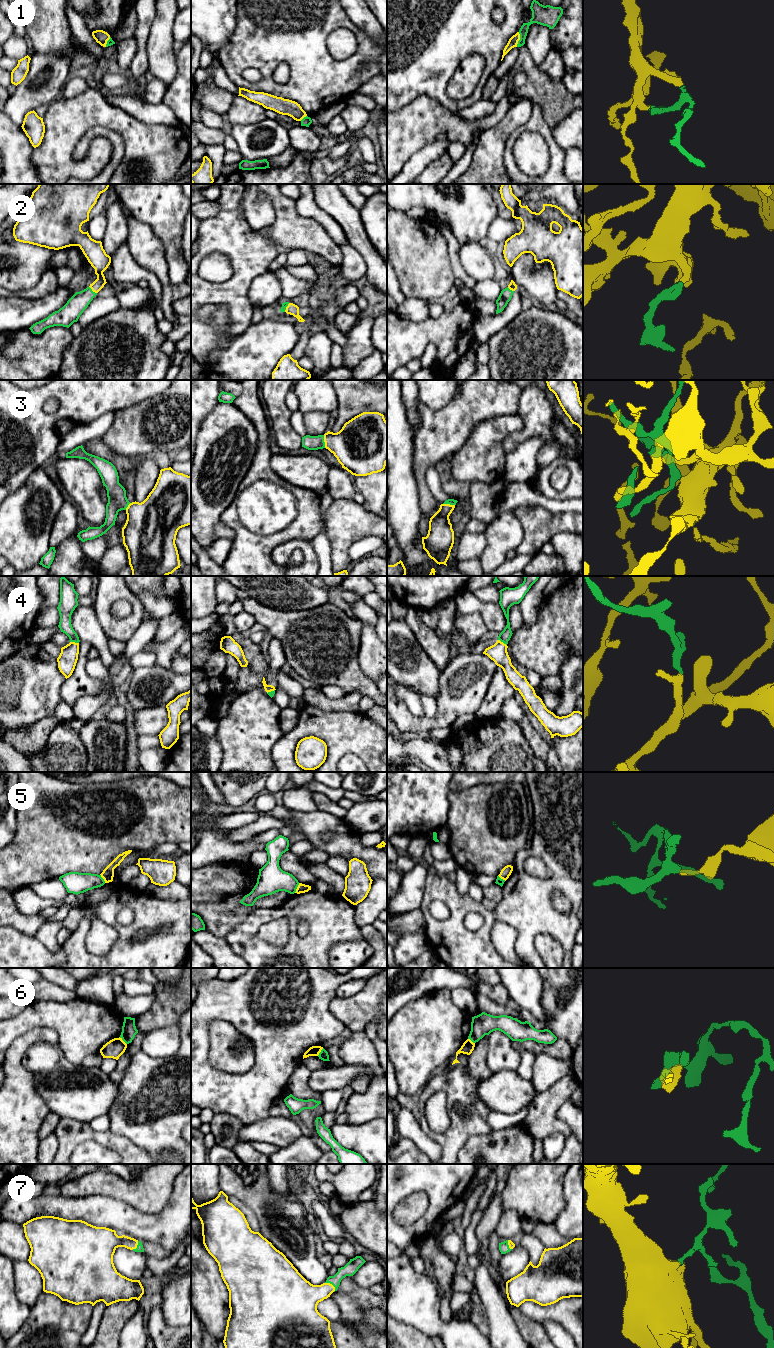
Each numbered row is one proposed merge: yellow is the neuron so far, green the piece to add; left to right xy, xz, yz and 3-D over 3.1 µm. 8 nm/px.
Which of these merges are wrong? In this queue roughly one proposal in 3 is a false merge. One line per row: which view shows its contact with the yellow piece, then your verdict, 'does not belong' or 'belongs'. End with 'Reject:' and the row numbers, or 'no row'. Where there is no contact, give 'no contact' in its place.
1: contact in yz; belongs
2: contact in xy; belongs
3: contact in xz; belongs
4: contact in xy; belongs
5: contact in xz; does not belong
6: contact in xy; does not belong
7: contact in xz; belongs
Reject: 5, 6

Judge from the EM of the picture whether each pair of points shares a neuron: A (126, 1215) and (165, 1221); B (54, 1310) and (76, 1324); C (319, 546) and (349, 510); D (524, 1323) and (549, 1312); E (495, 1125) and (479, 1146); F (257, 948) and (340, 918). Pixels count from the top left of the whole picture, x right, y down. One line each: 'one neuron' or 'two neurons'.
A: one neuron
B: one neuron
C: two neurons
D: two neurons
E: two neurons
F: one neuron

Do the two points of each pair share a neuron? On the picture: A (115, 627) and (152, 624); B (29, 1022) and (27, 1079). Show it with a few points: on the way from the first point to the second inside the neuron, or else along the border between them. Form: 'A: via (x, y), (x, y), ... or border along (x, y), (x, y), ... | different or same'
A: border along (142, 621), (126, 642) | different
B: border along (52, 1028), (33, 1027), (19, 1035), (10, 1045) | different

